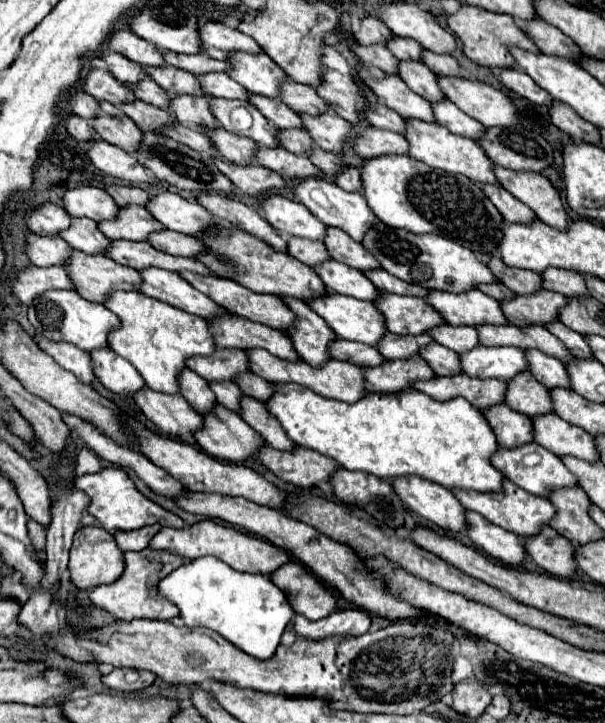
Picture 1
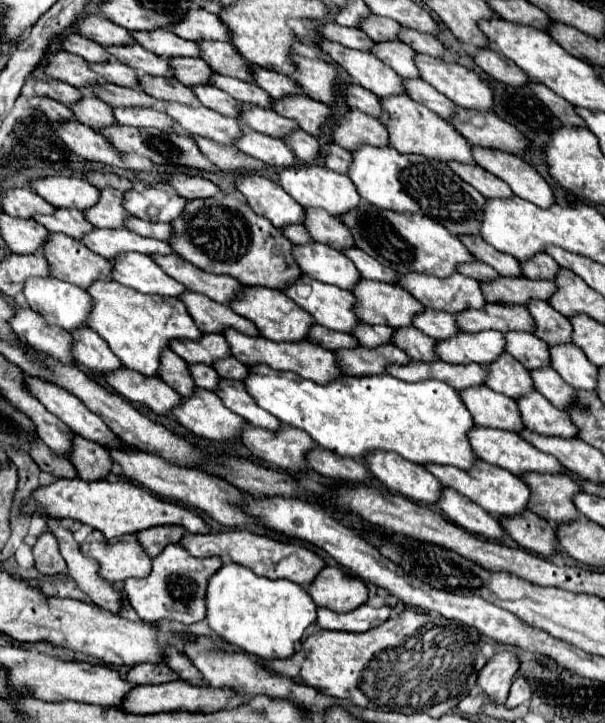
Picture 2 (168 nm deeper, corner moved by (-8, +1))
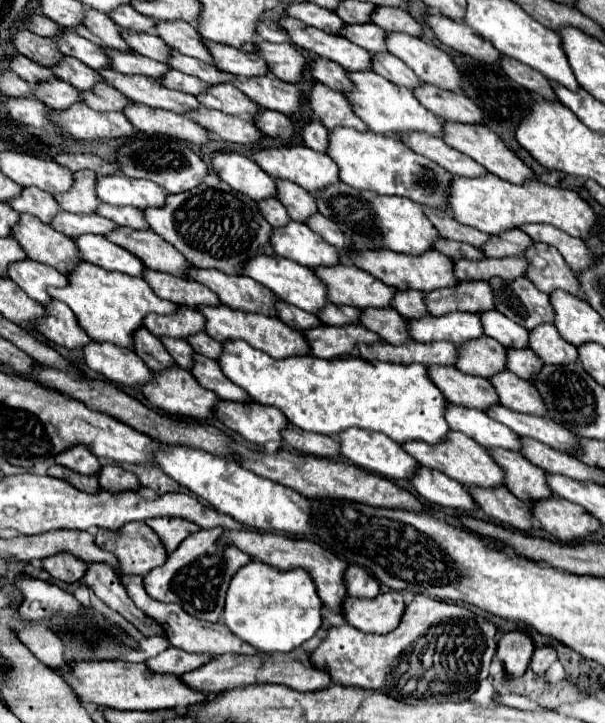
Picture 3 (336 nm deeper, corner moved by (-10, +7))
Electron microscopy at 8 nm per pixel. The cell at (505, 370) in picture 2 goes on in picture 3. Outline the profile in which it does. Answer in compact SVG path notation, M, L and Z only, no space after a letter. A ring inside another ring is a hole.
M478 337L462 343L456 347L458 357L456 357L456 367L462 373L468 375L478 375L478 377L492 377L496 371L506 369L504 367L504 347L492 339L492 337Z

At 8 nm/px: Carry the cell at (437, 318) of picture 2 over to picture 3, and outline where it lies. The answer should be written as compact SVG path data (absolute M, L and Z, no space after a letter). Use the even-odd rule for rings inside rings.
M398 289L394 293L392 301L390 301L390 307L396 309L406 319L426 315L426 309L424 309L424 293L416 293L414 289L406 289L406 291L400 291Z

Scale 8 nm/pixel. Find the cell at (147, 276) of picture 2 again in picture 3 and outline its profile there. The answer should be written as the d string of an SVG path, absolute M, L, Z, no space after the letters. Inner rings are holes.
M80 235L74 239L74 243L78 247L82 261L94 263L102 269L142 277L144 265L140 261L136 261L136 257L132 253L128 253L122 247L106 241L106 237L102 237L102 235Z

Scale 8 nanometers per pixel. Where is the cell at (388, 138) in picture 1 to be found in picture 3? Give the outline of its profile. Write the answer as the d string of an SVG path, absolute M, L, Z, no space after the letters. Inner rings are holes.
M320 81L312 83L312 89L308 93L308 107L316 117L324 123L326 129L336 129L336 127L352 127L356 131L366 131L368 127L360 117L356 117L348 105L348 99L340 93L334 91Z

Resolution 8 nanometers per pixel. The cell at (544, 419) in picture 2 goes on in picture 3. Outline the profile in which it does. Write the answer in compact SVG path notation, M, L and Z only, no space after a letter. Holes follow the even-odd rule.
M504 369L504 373L496 373L488 381L496 389L500 405L520 411L520 413L546 415L544 403L540 401L540 395L536 393L536 389L532 389L532 385L528 385L528 381L516 377L512 371Z

